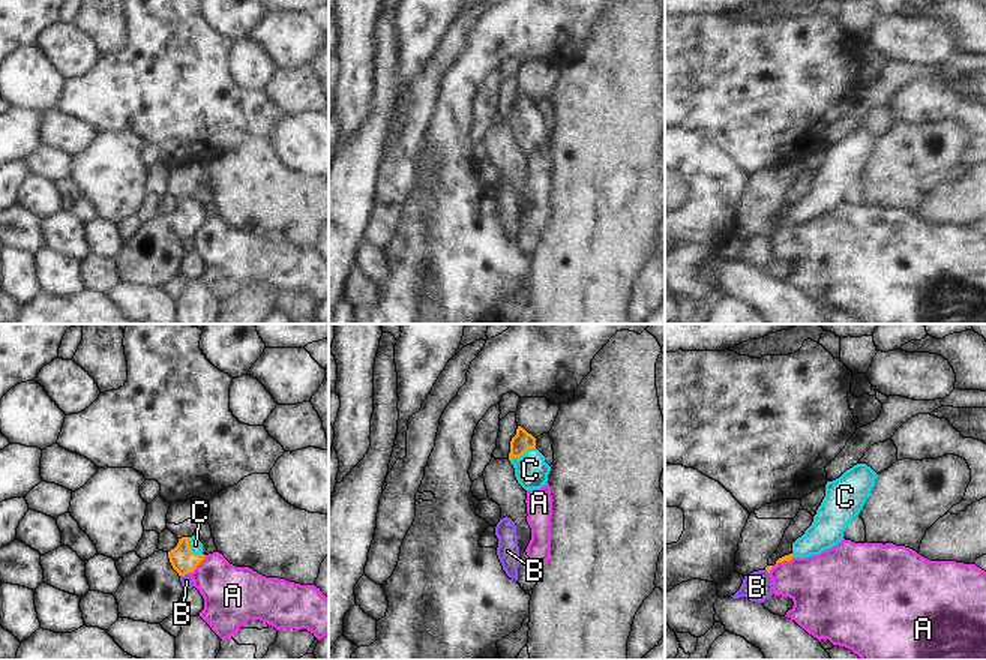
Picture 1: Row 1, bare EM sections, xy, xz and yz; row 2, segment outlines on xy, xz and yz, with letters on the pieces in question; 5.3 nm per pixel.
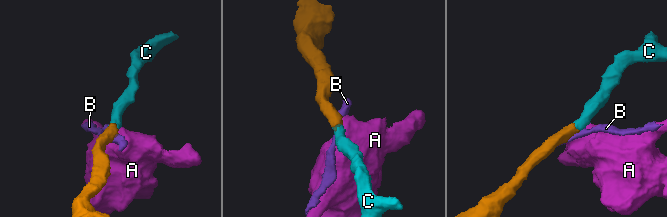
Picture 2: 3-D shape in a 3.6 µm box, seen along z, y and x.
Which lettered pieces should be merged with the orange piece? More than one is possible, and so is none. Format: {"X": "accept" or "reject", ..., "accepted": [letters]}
{"A": "reject", "B": "reject", "C": "accept", "accepted": ["C"]}

